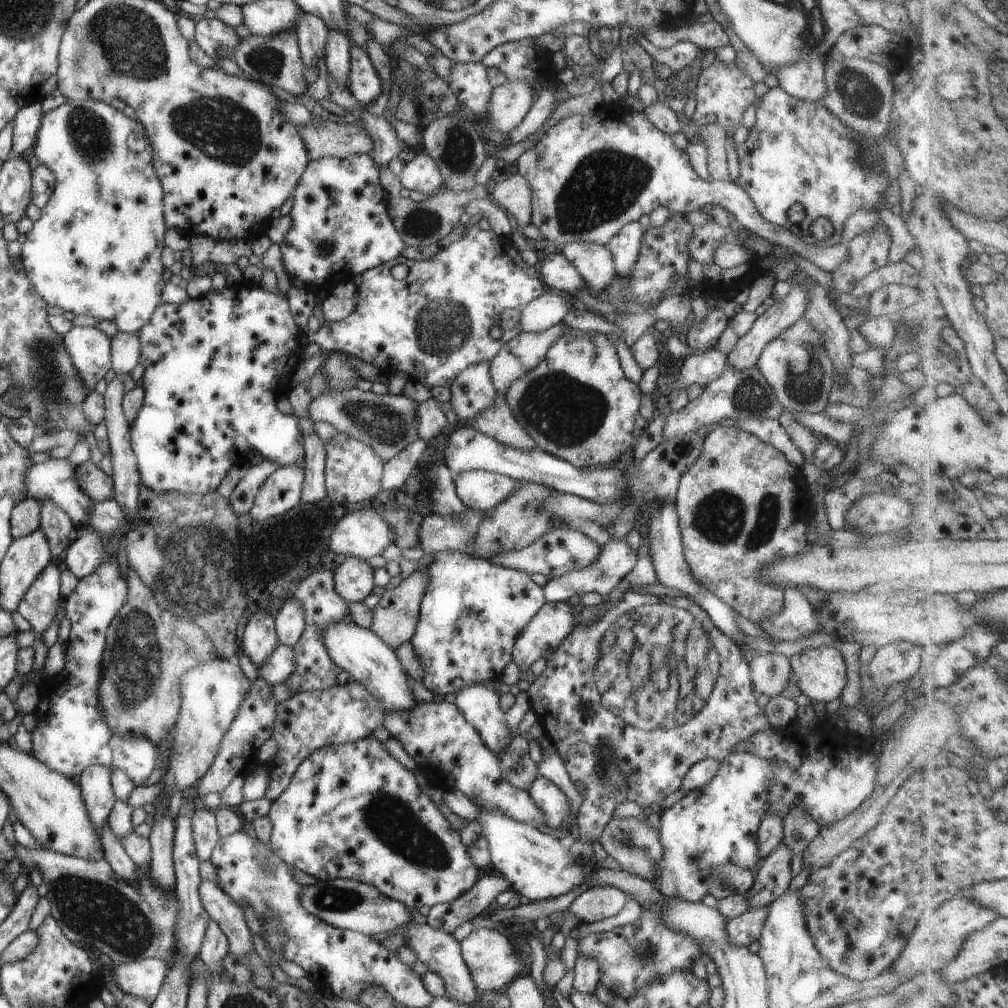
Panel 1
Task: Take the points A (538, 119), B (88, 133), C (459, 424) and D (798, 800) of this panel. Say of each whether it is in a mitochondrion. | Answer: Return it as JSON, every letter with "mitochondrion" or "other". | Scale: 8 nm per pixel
{"A":"other","B":"mitochondrion","C":"other","D":"other"}

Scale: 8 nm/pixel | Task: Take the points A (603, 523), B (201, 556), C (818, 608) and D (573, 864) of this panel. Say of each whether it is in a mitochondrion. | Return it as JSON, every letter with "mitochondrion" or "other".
{"A":"mitochondrion","B":"mitochondrion","C":"other","D":"other"}

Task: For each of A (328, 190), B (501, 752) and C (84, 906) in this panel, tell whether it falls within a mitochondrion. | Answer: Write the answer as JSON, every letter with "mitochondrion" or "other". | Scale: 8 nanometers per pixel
{"A":"other","B":"other","C":"mitochondrion"}

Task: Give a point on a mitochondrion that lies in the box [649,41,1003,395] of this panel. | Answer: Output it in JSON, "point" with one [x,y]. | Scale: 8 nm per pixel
{"point":[861,97]}

